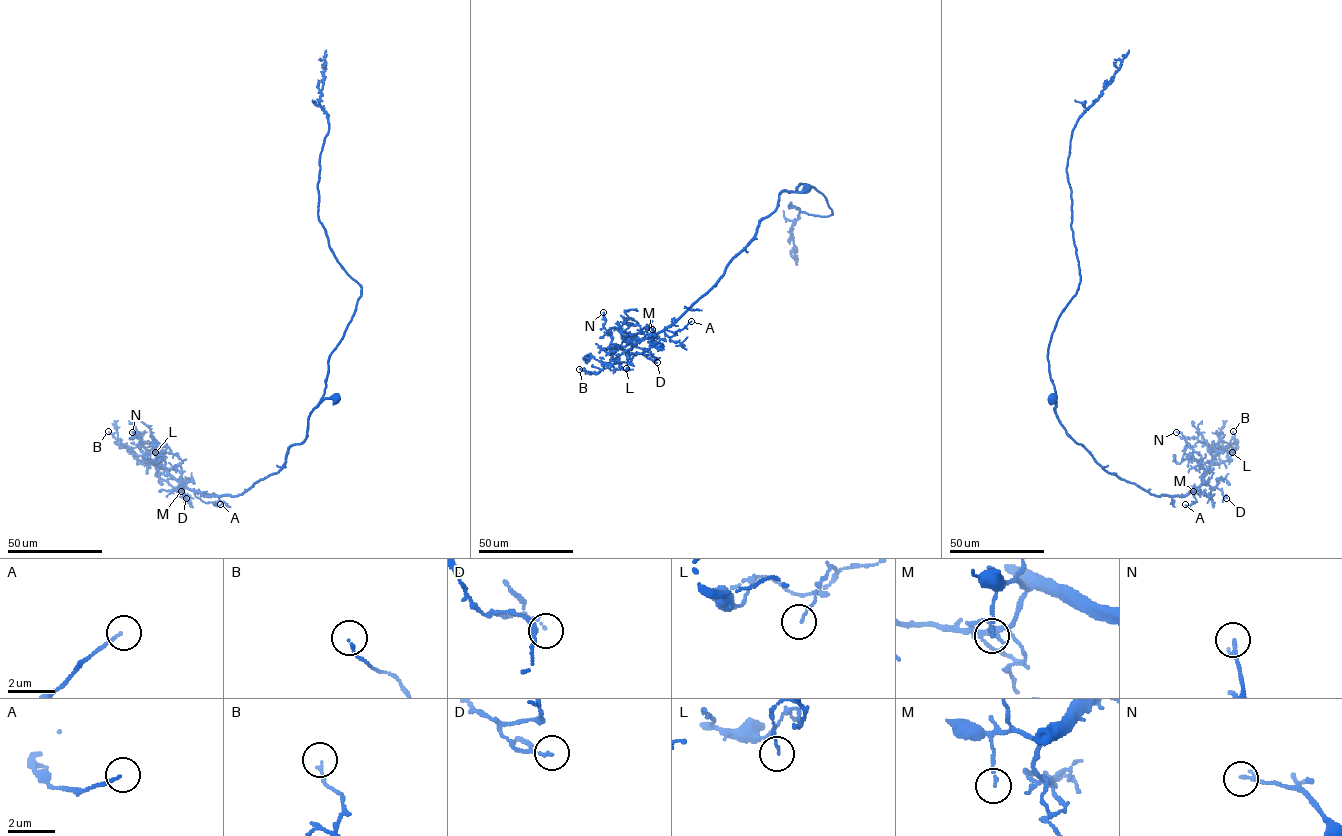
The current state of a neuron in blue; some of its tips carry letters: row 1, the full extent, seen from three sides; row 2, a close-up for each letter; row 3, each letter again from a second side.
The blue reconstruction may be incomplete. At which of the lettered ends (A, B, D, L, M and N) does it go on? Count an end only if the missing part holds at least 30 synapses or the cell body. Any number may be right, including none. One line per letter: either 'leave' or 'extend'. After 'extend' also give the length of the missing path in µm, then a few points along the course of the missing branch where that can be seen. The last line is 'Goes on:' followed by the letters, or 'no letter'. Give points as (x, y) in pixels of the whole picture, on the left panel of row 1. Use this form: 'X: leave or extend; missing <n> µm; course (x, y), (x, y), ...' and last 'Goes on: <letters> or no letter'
A: leave
B: leave
D: leave
L: leave
M: leave
N: leave
Goes on: no letter

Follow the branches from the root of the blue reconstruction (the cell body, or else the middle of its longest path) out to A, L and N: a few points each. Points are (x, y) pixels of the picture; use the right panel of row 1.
A: (1053, 399), (1066, 433), (1107, 472), (1157, 496), (1191, 492), (1196, 501), (1185, 504)
L: (1053, 399), (1061, 425), (1097, 462), (1155, 495), (1185, 495), (1211, 464), (1228, 460), (1224, 446), (1232, 452)
N: (1053, 399), (1061, 425), (1097, 462), (1155, 495), (1185, 495), (1201, 483), (1211, 464), (1212, 446), (1176, 432)

